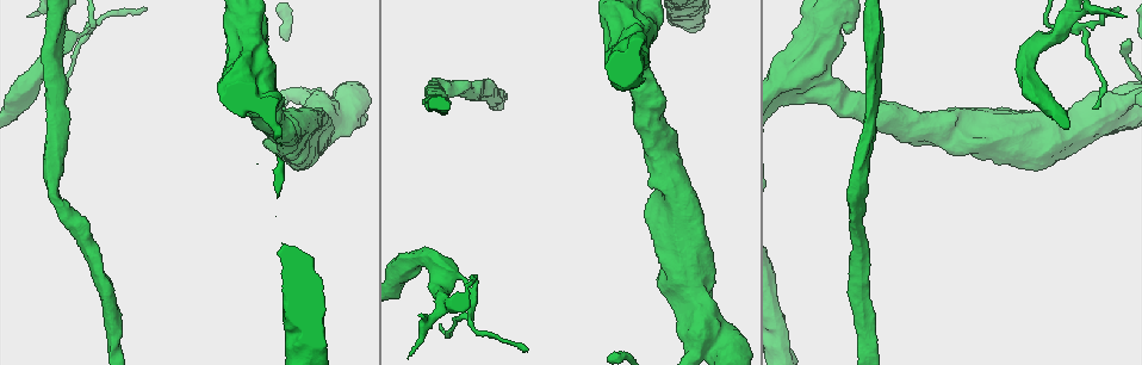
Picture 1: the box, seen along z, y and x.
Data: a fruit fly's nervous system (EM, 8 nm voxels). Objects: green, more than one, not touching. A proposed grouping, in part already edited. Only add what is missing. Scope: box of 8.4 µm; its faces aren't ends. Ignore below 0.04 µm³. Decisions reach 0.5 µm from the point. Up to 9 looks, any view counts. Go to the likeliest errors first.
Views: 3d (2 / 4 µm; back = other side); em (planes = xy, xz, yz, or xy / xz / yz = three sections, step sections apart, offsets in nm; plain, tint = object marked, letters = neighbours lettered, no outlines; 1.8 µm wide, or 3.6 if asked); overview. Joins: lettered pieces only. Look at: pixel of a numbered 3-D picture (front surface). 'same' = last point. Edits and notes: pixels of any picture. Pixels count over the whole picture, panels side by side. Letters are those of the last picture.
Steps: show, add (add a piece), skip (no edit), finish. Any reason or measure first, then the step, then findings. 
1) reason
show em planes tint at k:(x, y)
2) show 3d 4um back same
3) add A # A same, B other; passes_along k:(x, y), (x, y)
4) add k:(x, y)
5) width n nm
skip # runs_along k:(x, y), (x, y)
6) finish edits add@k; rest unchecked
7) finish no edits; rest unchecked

show 3d 4um at 1:(814, 88)

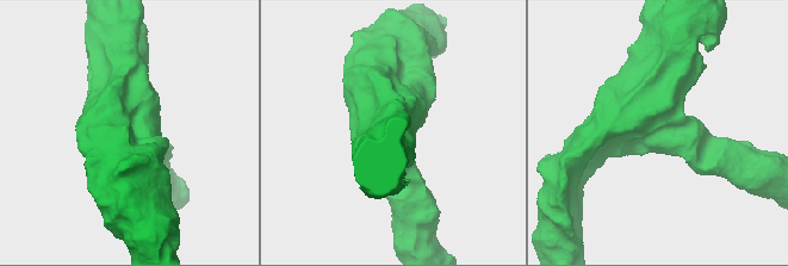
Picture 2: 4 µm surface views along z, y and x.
show em 3.6um planes letters at 2:(656, 130)

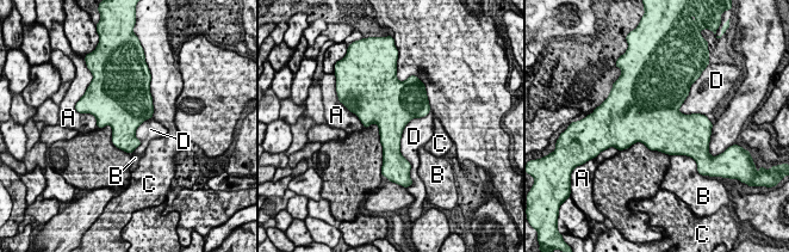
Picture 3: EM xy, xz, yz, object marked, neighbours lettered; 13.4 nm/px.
longest_contact D 750 nm
skip # A other, B other, C other, D other; border 3:(429, 111), (403, 130), (410, 164); none of them fits

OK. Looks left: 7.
free end
show 3d 2um back at 1:(439, 327)

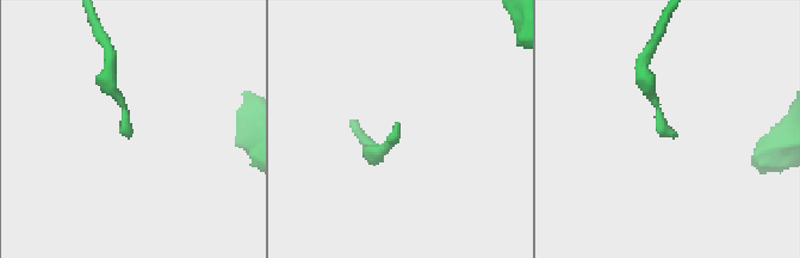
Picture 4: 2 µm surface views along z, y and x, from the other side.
show em planes letters at 4:(395, 129)

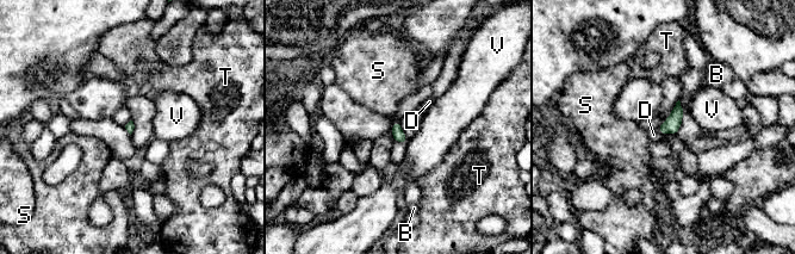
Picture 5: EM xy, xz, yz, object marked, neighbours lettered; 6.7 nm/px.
longest_contact D 60 nm
add D # B other, D same, S other, T other, V other; passes_along 5:(674, 122), (659, 131), (653, 135); the neuron continues

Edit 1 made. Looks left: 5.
show overview

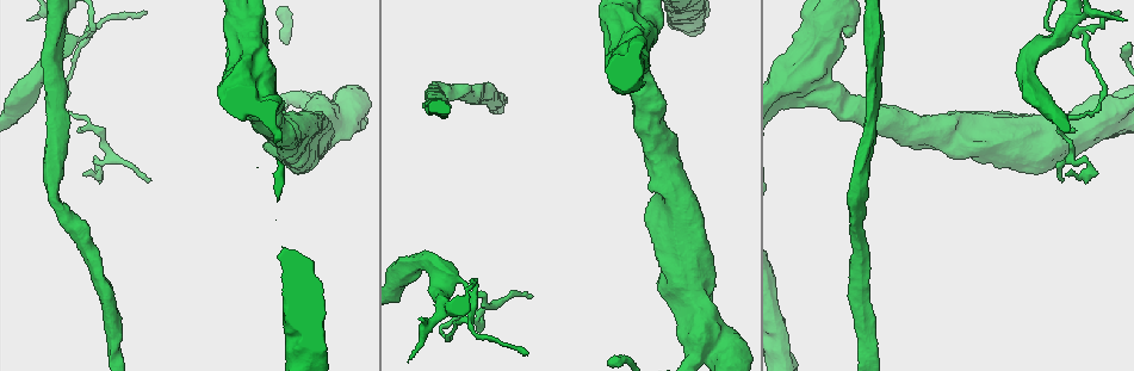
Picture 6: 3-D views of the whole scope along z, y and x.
show 3d 4um at 6:(530, 296)

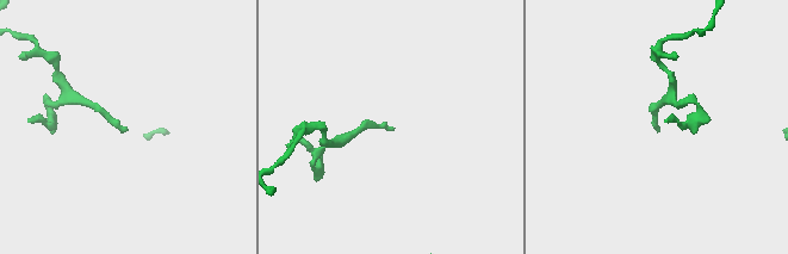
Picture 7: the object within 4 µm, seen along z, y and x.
show em planes plain at 7:(658, 131)

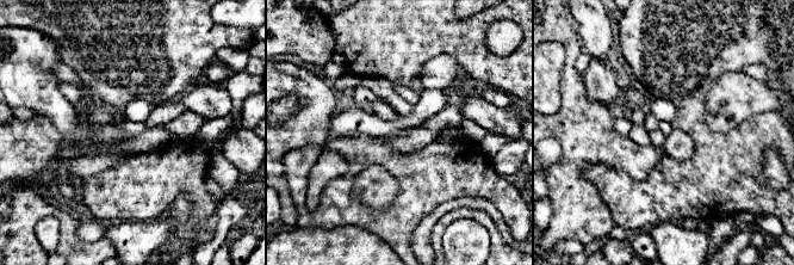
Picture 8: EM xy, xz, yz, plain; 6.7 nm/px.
show em planes letters same

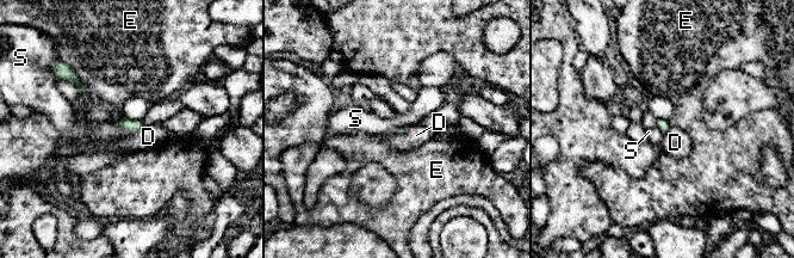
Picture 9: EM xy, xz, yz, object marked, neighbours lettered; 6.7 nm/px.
longest_contact E 150 nm
skip # D other, E other, S other; border 9:(142, 124), (138, 129), (126, 133); no lettered piece goes on from it

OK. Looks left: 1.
finish edits add@5; rest unchecked

